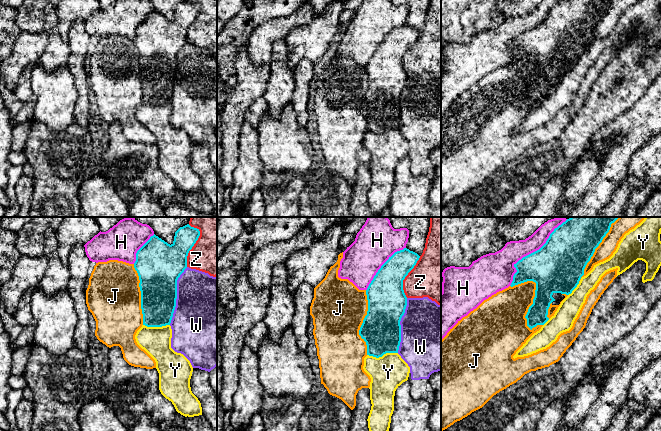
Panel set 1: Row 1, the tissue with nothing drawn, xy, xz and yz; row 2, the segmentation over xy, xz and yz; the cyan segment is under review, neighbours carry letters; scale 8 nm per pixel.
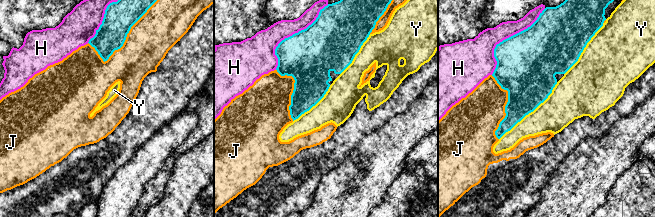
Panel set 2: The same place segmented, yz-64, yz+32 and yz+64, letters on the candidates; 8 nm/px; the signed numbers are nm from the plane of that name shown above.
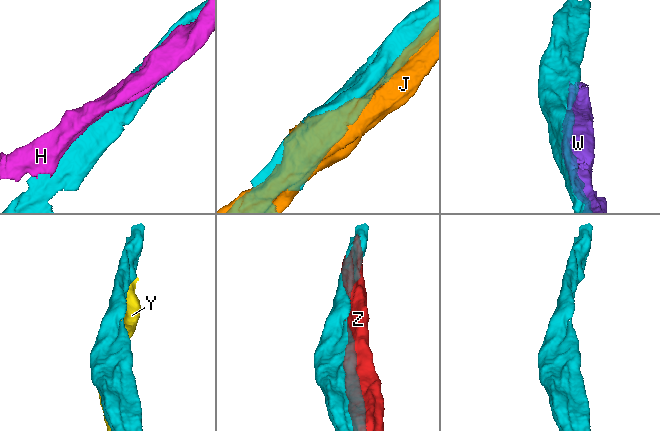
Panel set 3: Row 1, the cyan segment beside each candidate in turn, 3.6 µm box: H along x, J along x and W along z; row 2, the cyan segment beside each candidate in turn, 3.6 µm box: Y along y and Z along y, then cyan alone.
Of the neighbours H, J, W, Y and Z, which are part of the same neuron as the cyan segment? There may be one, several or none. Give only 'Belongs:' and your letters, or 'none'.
Belongs: none

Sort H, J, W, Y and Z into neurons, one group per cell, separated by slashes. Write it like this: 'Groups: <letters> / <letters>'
Groups: H / J / W / Y / Z

